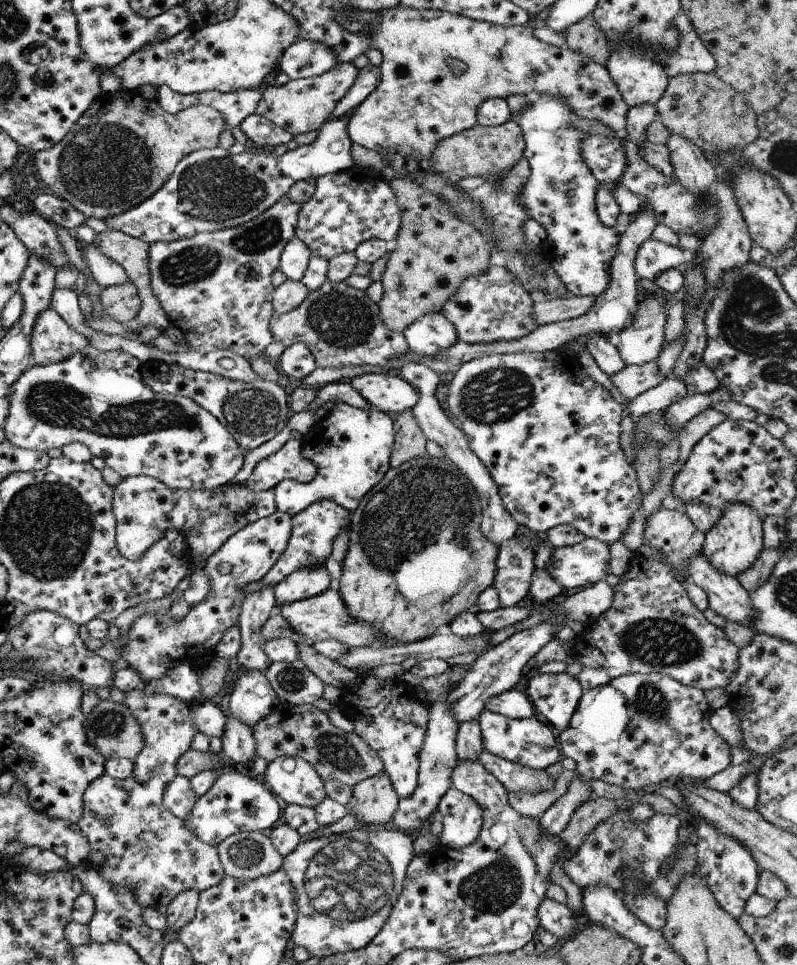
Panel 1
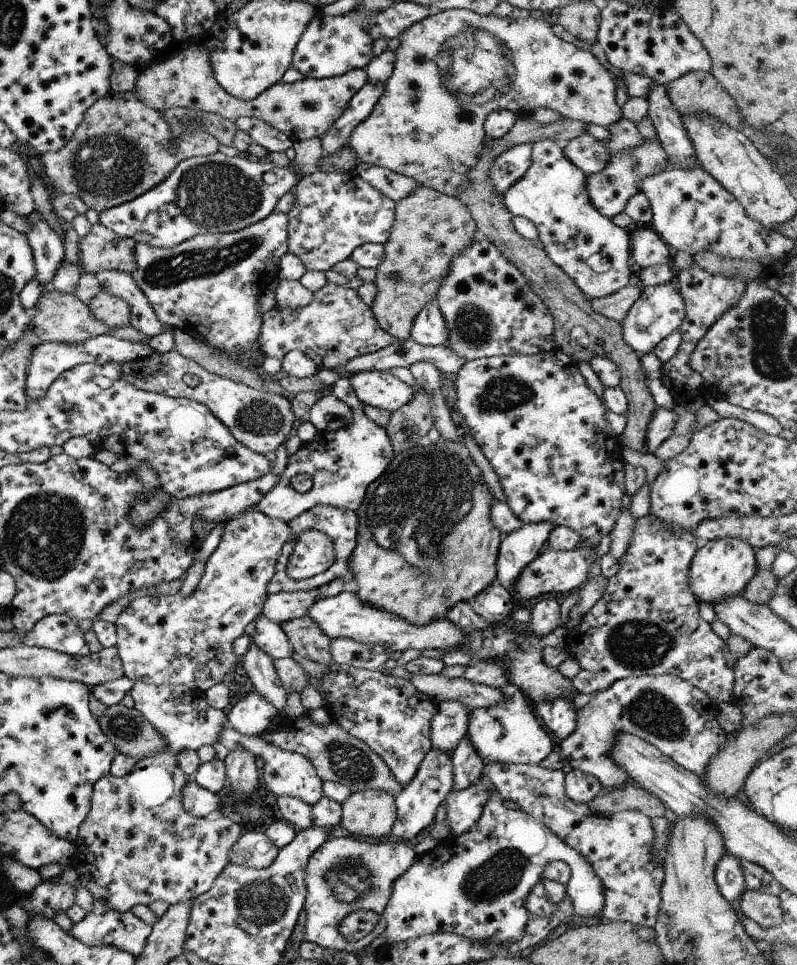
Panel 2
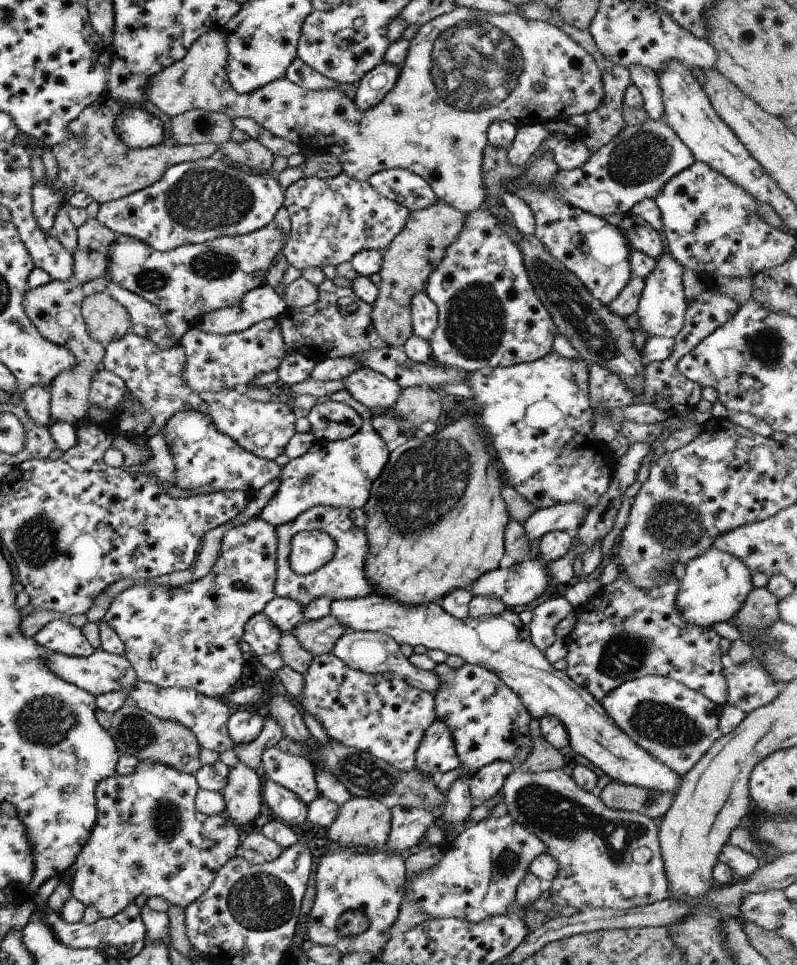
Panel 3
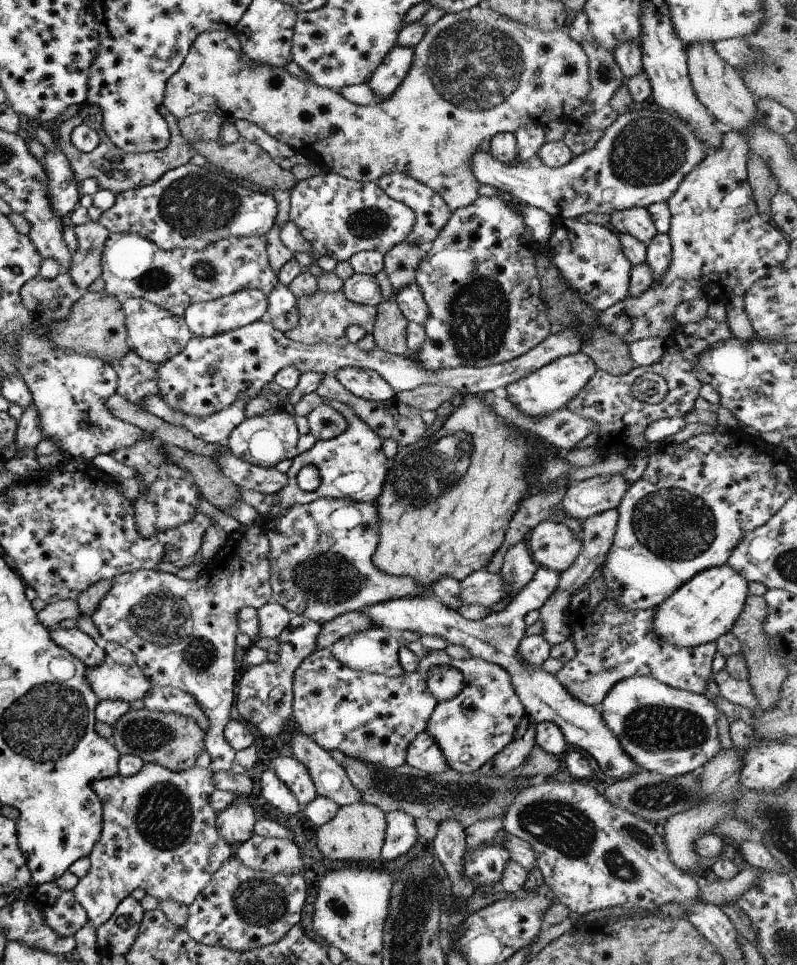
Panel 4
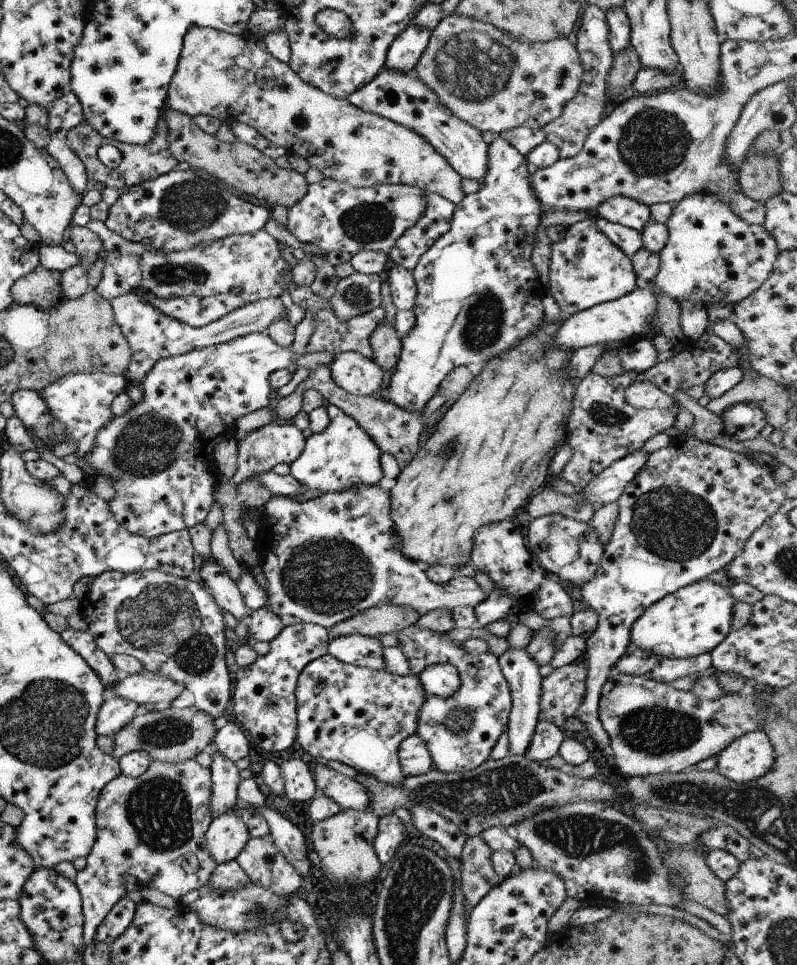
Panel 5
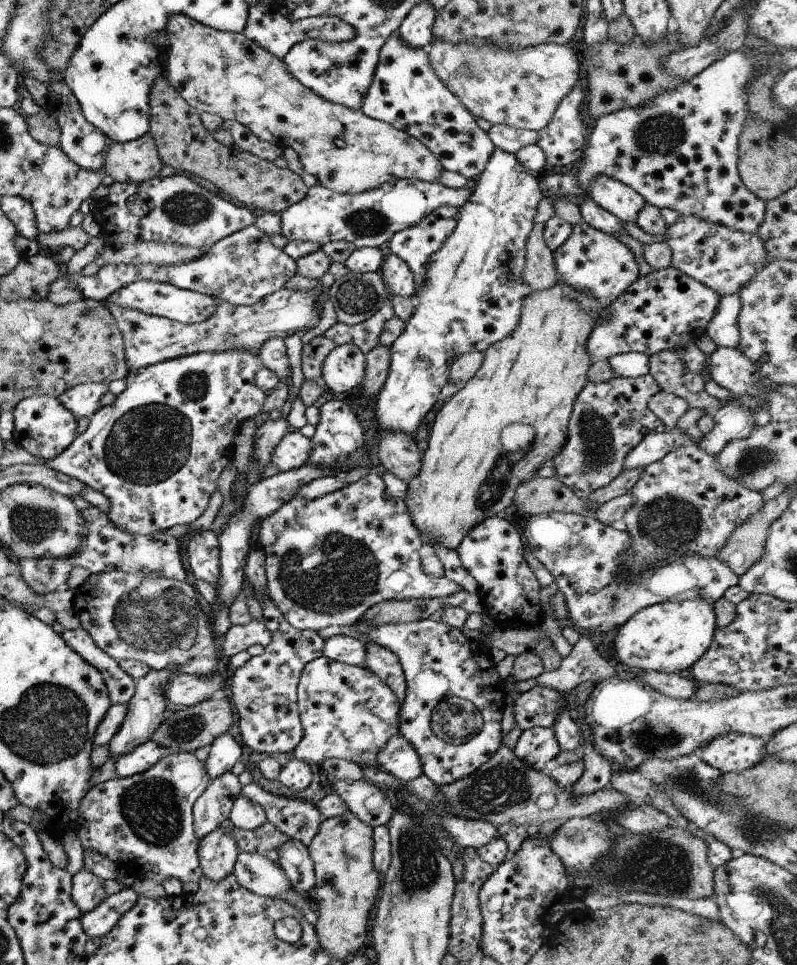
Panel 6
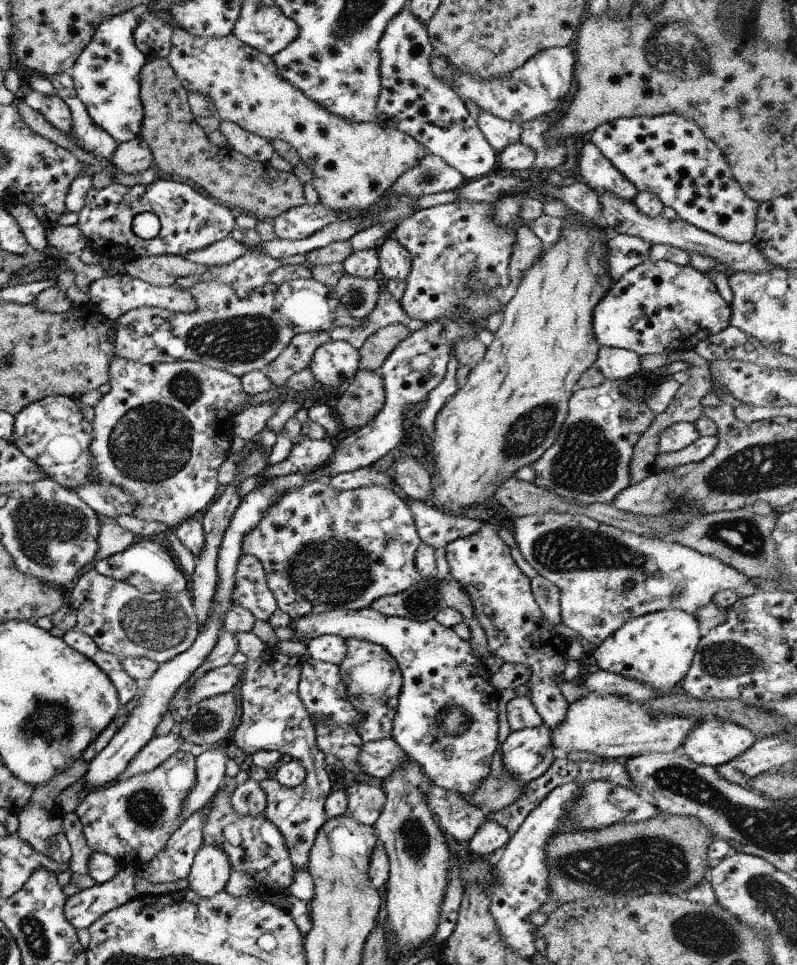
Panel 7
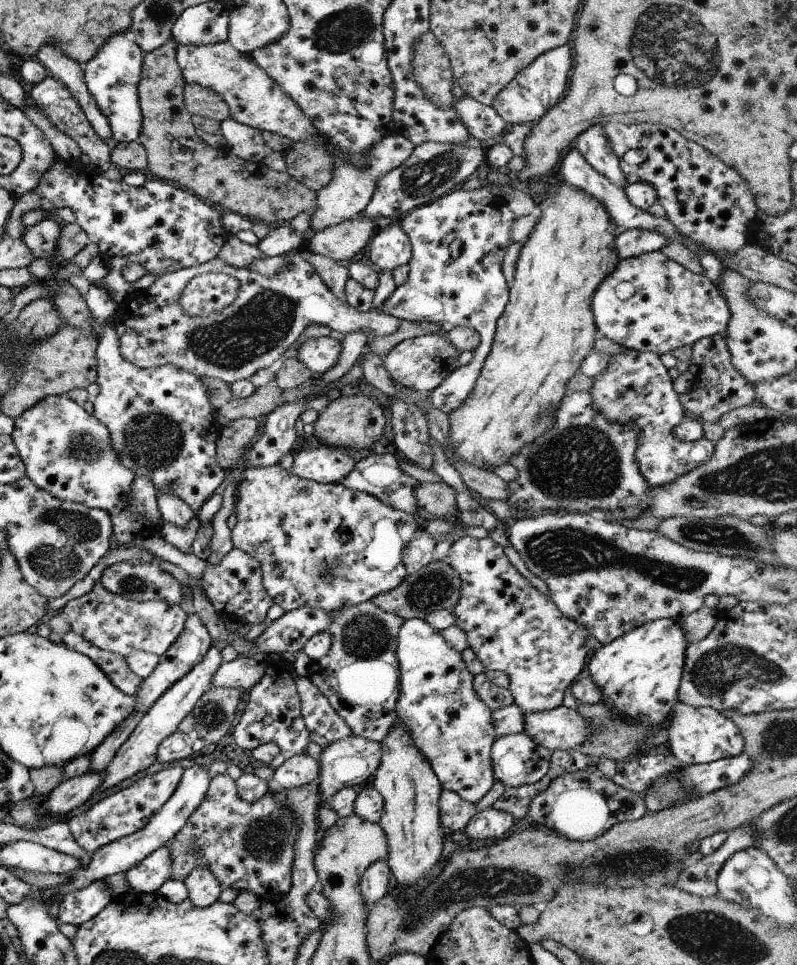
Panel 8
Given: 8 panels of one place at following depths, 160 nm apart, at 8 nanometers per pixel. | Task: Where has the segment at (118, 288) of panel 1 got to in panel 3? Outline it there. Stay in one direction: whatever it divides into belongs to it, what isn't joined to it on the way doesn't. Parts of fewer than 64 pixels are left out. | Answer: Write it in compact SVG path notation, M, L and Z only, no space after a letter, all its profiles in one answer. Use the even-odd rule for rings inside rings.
M105 291L85 297L80 310L87 336L95 340L100 349L111 340L121 338L130 329L125 308Z

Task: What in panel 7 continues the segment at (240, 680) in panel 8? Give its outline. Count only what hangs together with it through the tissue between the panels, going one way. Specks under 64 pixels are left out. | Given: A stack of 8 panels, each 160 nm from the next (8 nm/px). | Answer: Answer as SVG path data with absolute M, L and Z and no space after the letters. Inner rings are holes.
M233 664L207 670L206 674L193 682L191 694L187 696L187 700L190 705L193 705L205 698L229 693L235 683L240 681L241 674L242 668L235 667Z

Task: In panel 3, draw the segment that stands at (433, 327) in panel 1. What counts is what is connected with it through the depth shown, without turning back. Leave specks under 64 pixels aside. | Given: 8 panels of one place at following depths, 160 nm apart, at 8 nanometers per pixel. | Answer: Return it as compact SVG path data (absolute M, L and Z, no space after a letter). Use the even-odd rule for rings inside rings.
M417 292L409 304L412 321L412 335L429 342L437 326L437 308L424 292Z

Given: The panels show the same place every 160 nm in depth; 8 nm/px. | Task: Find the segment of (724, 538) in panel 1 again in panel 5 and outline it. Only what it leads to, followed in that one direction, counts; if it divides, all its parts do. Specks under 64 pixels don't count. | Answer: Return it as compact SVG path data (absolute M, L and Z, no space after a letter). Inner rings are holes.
M699 580L662 596L633 621L629 631L630 643L639 650L672 659L692 659L708 653L731 629L732 606L735 601L728 593L728 588Z

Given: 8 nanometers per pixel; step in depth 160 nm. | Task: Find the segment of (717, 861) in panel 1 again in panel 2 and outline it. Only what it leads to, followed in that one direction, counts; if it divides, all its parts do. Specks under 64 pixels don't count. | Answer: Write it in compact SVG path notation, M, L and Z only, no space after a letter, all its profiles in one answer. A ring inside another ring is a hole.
M723 854L721 860L715 864L713 878L719 894L729 903L740 899L741 894L746 891L743 868L739 859L731 854Z

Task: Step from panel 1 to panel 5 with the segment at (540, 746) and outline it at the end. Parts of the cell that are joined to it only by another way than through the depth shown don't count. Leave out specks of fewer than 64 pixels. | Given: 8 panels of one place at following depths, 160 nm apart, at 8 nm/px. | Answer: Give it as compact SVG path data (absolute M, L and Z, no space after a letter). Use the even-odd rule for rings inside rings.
M409 625L396 632L397 647L407 659L410 674L418 674L426 666L450 664L457 671L460 683L457 690L447 698L441 698L434 694L424 694L421 706L417 711L415 736L421 739L428 750L433 770L442 773L454 773L470 771L487 760L491 748L499 735L506 730L508 714L511 706L509 687L503 678L498 665L497 657L486 652L470 654L465 652L458 641L450 640L445 633L431 631L427 628Z

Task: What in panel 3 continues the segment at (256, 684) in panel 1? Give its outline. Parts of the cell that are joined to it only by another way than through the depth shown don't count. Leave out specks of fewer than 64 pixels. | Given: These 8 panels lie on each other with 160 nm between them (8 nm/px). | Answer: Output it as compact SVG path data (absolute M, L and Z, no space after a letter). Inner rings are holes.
M244 708L228 717L226 728L231 745L248 744L257 738L262 730L265 715L257 709Z

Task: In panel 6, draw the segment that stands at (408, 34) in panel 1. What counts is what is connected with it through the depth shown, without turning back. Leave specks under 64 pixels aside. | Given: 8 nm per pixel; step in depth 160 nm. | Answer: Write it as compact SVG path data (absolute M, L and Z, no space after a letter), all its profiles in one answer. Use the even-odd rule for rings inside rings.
M173 13L165 23L168 52L164 60L165 77L178 95L197 113L211 113L222 120L236 120L256 137L281 149L292 148L303 170L315 178L317 184L337 194L356 195L399 179L415 179L435 183L443 169L417 139L405 131L383 121L365 116L360 110L330 103L313 94L286 70L282 60L245 38L243 33L218 31L195 22L187 16ZM435 41L426 49L429 66L439 80L473 114L473 118L483 118L491 125L538 131L551 120L559 101L582 78L581 60L566 44L543 43L517 49Z

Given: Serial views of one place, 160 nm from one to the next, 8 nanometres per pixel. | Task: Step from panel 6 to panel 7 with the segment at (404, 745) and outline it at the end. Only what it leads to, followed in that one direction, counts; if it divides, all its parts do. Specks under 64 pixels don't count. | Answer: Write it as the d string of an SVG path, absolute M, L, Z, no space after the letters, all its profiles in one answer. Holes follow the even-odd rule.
M390 738L377 741L365 742L357 752L357 766L361 772L371 778L378 778L380 781L391 776L395 768L403 760L407 760L407 754Z

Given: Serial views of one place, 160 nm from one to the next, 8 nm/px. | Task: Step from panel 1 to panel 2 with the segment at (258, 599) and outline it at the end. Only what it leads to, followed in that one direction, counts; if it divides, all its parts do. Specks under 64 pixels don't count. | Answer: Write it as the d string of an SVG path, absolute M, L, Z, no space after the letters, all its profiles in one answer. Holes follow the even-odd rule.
M250 623L245 628L245 635L248 636L249 646L247 652L243 654L241 663L247 678L253 685L253 690L257 694L261 694L271 706L275 706L279 712L285 706L286 694L281 688L277 674L273 667L274 660L271 659L265 652L261 652L253 642L251 642L251 634L255 632L255 626Z

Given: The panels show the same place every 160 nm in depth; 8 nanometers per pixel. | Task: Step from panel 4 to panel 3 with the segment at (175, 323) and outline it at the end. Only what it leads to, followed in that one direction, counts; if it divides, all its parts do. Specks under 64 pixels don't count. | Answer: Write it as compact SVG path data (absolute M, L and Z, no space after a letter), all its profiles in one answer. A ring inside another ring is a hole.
M107 279L106 281L105 292L125 308L130 321L129 331L132 334L151 340L161 350L175 346L175 340L169 338L171 334L167 332L169 328L165 326L163 316L159 314L153 304L143 300L137 294L124 290L111 280Z

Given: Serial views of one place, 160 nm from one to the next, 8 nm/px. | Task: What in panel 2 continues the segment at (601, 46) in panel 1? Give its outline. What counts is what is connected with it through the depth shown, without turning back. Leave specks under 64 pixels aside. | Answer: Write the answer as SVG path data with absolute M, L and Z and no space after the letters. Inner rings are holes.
M576 1L559 9L557 25L575 40L595 44L600 22L600 10L591 1Z

